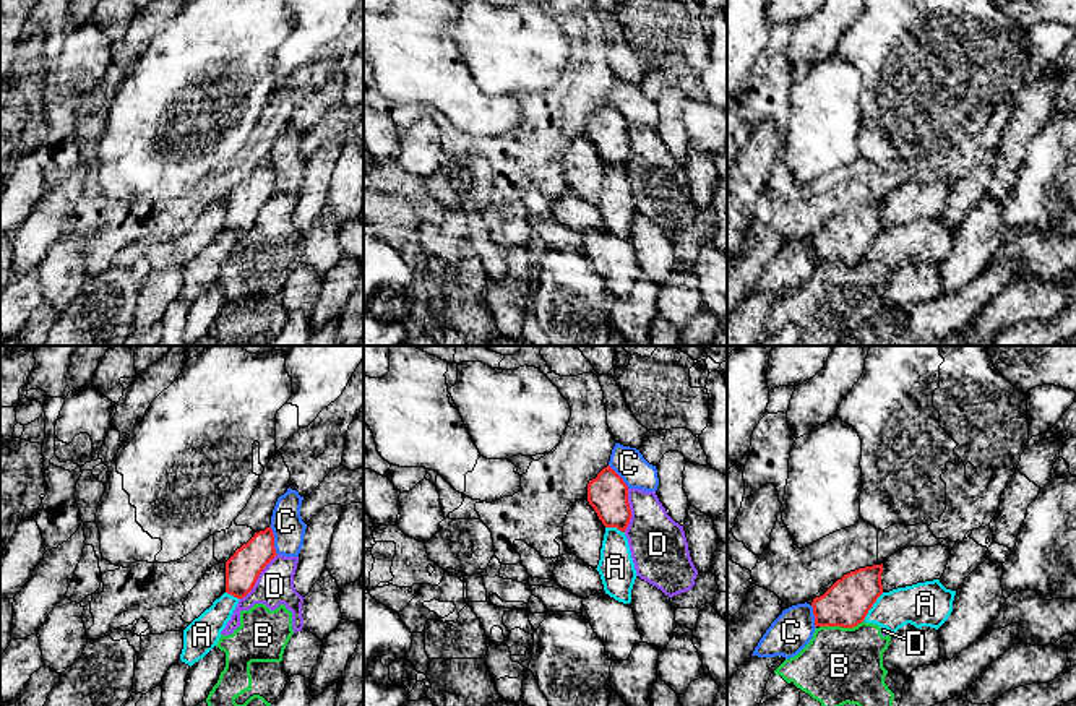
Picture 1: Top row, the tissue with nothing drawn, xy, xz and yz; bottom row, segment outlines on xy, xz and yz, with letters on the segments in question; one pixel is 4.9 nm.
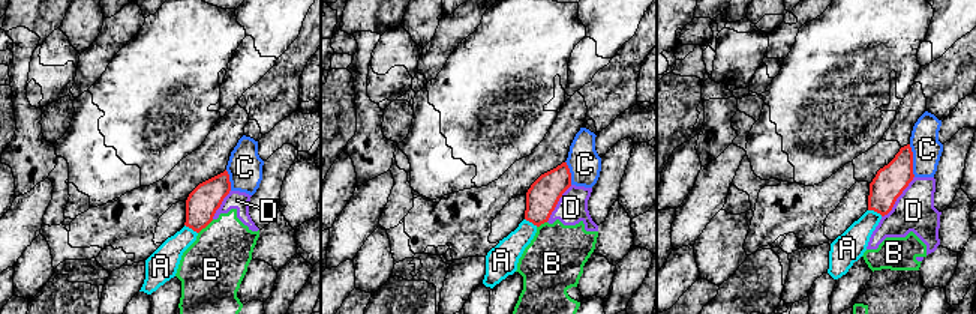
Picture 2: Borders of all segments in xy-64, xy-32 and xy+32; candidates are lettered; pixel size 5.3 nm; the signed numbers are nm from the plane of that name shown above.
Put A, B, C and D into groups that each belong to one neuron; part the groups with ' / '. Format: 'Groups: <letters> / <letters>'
Groups: A / B D / C

